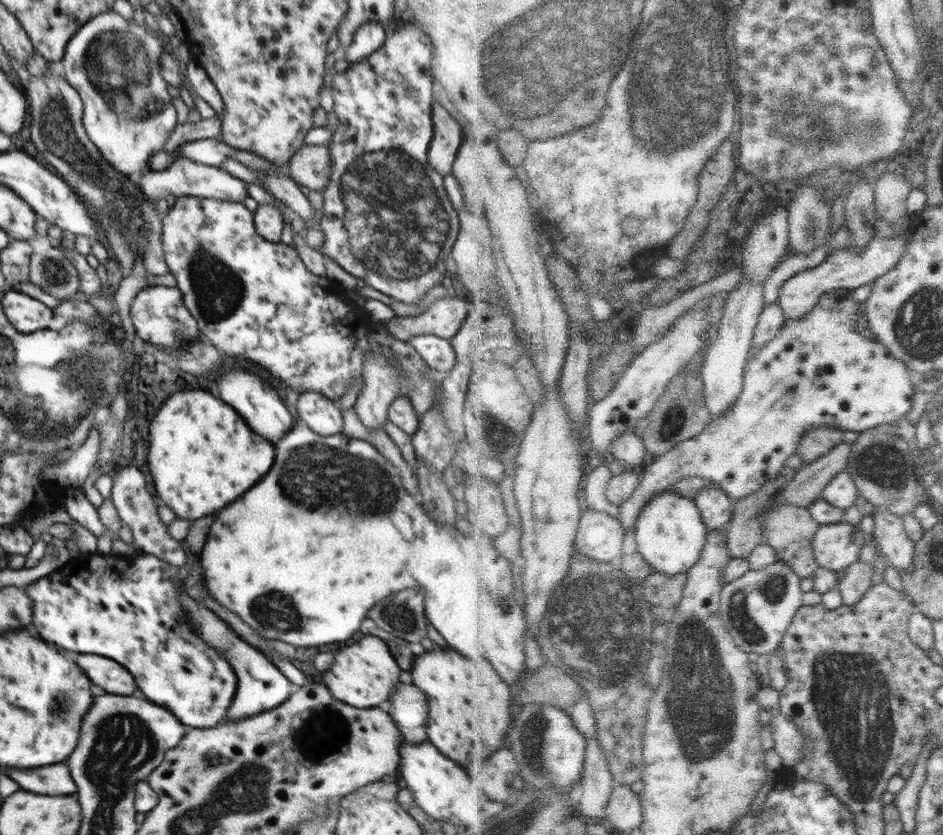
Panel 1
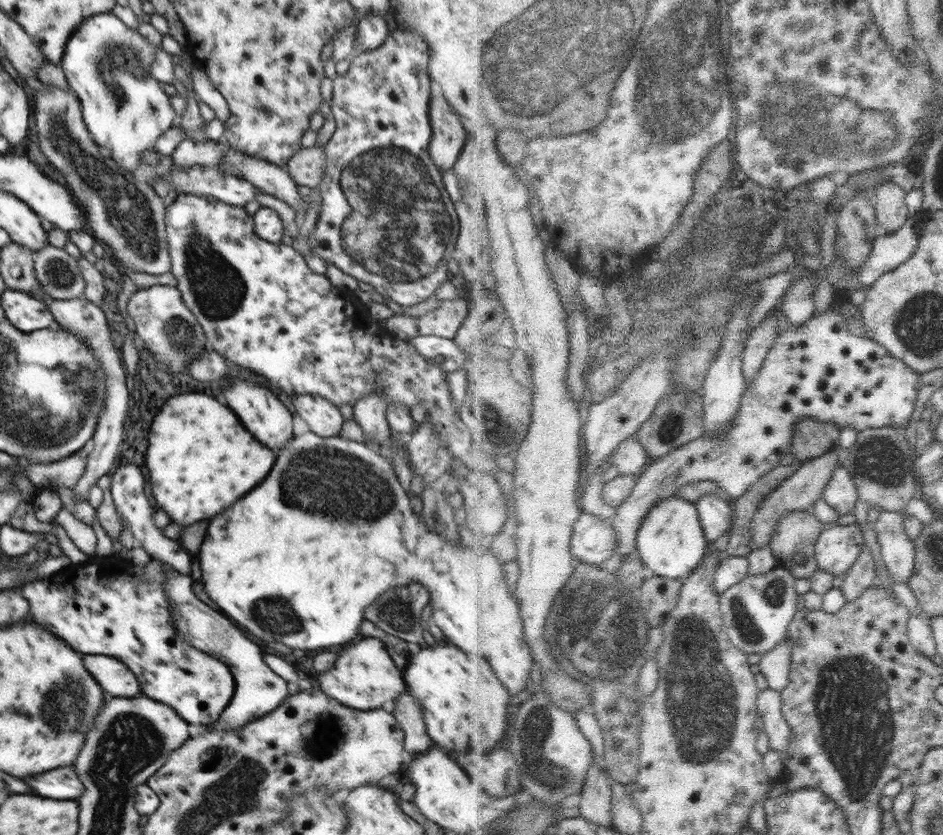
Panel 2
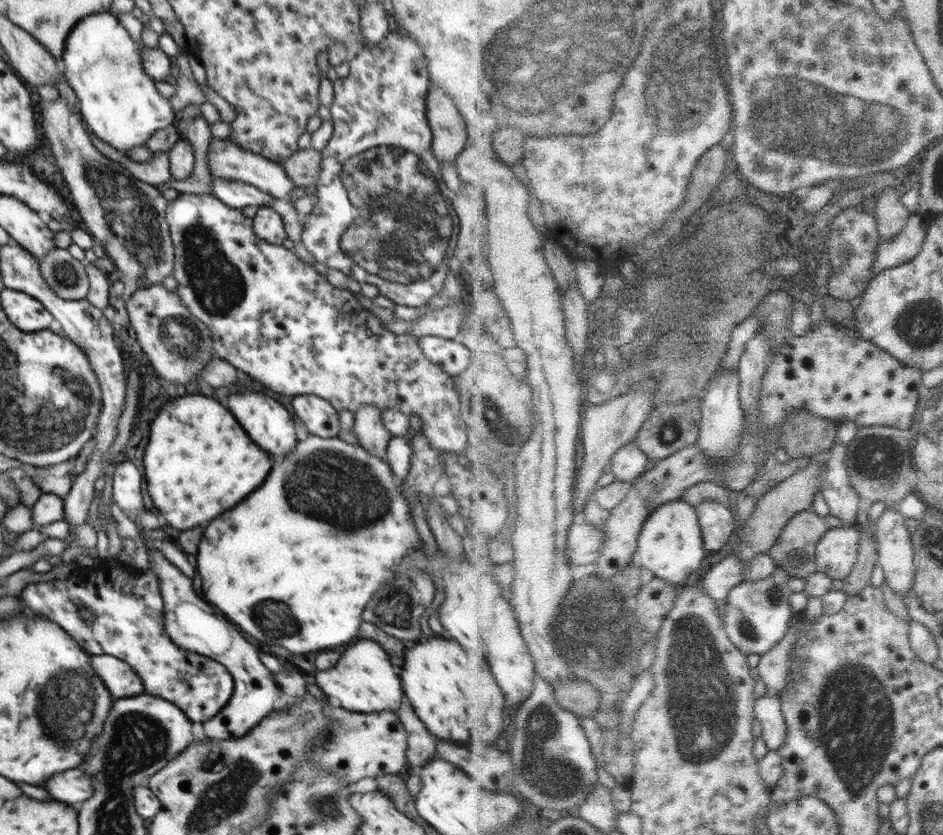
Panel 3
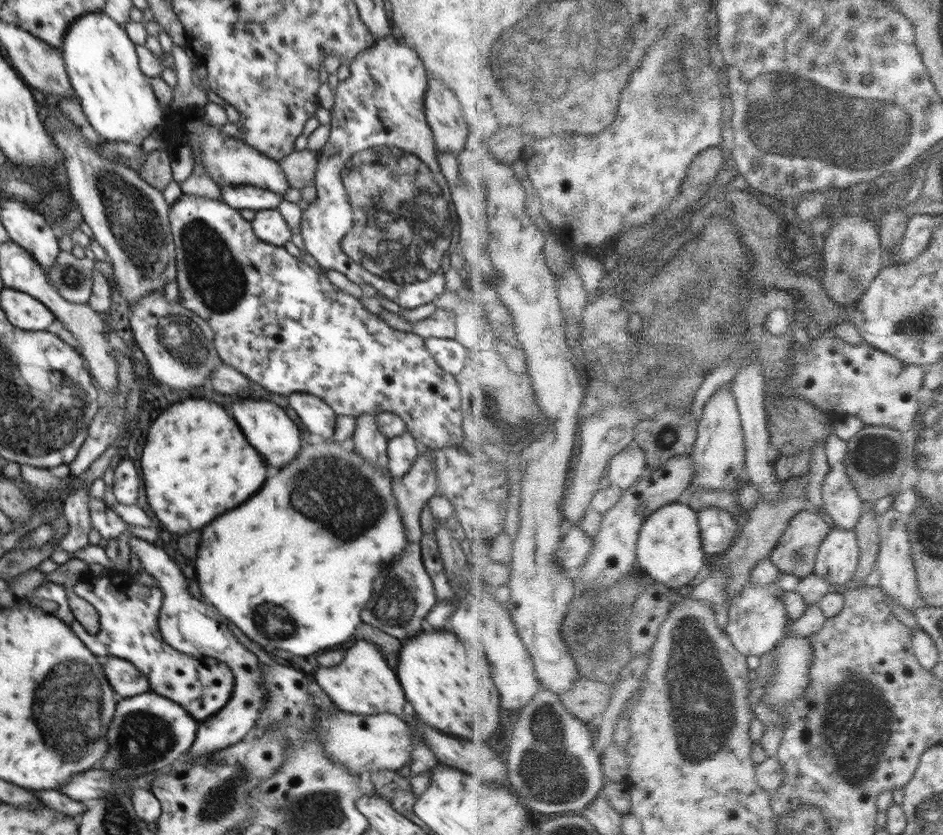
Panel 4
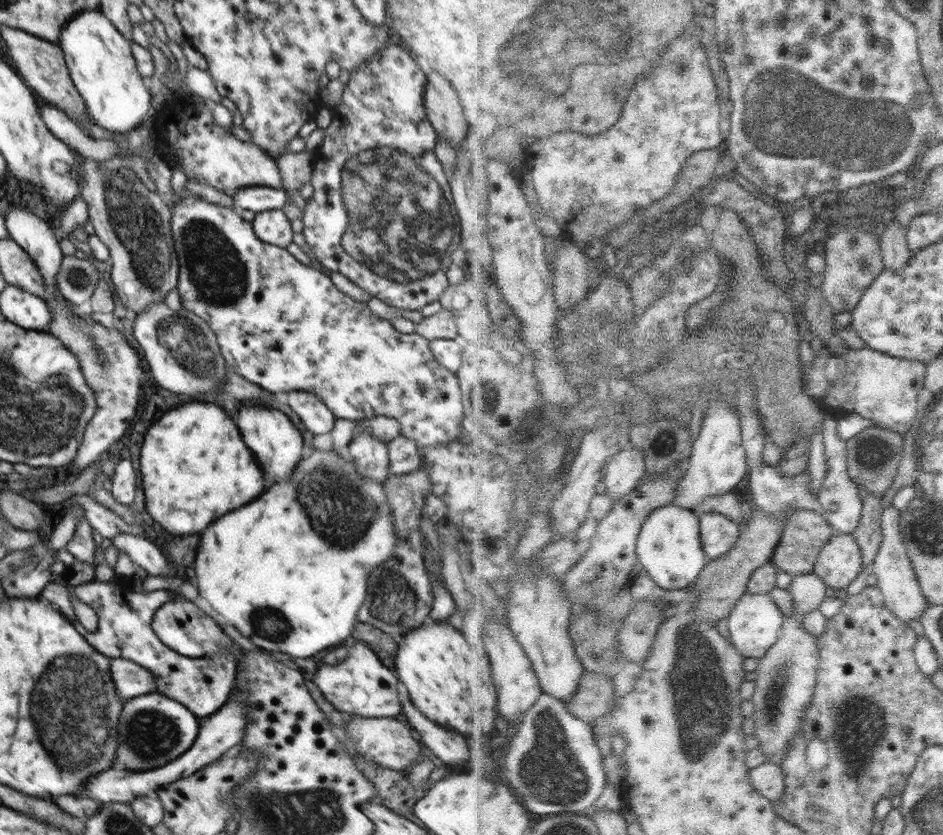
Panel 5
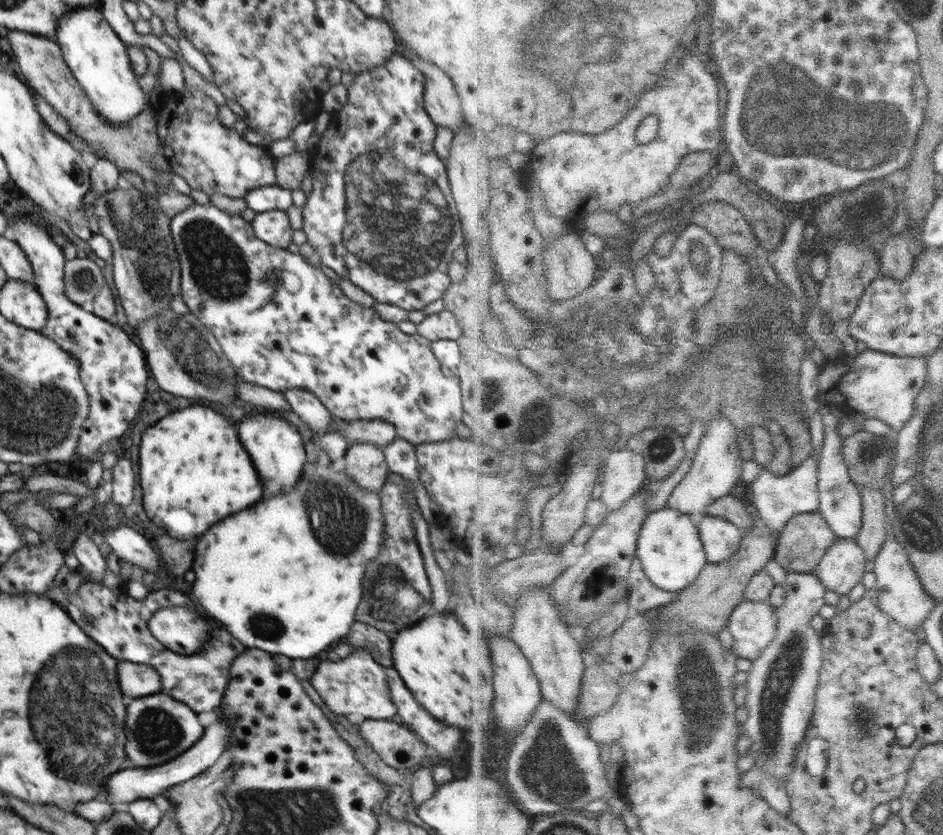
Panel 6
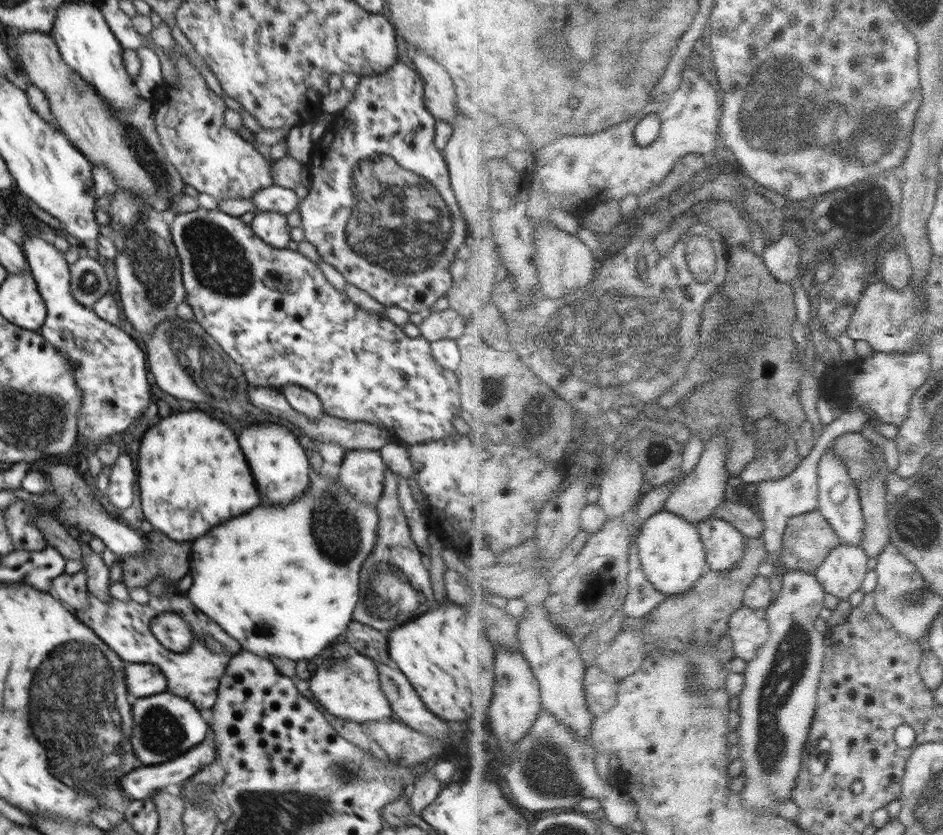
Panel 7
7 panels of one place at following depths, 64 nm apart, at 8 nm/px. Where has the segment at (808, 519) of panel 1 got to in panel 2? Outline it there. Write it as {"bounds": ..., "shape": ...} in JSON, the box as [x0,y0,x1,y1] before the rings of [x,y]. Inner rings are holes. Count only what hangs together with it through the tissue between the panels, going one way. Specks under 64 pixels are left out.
{"bounds":[771,510,827,578],"shape":[[[813,510],[786,513],[771,543],[780,565],[792,569],[798,578],[812,578],[820,569],[817,543],[827,526]]]}

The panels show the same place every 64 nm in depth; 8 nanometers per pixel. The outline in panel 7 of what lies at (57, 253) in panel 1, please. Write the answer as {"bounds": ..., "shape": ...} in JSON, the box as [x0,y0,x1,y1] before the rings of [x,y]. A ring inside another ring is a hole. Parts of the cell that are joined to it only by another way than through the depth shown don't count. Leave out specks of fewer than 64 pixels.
{"bounds":[69,257,110,306],"shape":[[[80,257],[69,268],[70,294],[76,302],[90,306],[110,292],[107,270],[96,259]]]}

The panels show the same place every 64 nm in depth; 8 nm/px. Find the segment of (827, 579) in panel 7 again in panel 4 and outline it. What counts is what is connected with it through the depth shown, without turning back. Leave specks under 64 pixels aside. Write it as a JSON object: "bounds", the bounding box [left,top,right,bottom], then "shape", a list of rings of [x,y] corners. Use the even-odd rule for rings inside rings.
{"bounds":[816,526,861,585],"shape":[[[836,526],[821,547],[816,573],[829,578],[833,585],[845,585],[856,577],[860,561],[861,545],[857,529]]]}

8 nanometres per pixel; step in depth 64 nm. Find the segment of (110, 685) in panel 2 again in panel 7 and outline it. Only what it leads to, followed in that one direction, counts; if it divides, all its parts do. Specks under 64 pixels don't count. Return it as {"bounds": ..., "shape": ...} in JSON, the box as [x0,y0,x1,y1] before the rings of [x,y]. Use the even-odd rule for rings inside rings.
{"bounds":[125,663,166,697],"shape":[[[129,663],[125,672],[128,694],[147,697],[166,691],[166,678],[161,674],[158,666],[152,664]]]}

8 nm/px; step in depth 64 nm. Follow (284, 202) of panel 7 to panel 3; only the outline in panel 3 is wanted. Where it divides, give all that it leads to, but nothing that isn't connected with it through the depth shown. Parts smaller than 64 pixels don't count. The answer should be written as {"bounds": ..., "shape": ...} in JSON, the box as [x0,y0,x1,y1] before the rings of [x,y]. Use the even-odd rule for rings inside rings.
{"bounds":[210,175,273,209],"shape":[[[210,175],[210,192],[223,204],[234,209],[244,209],[246,206],[269,207],[273,200],[270,194],[262,192],[254,185],[237,180],[226,180]]]}

